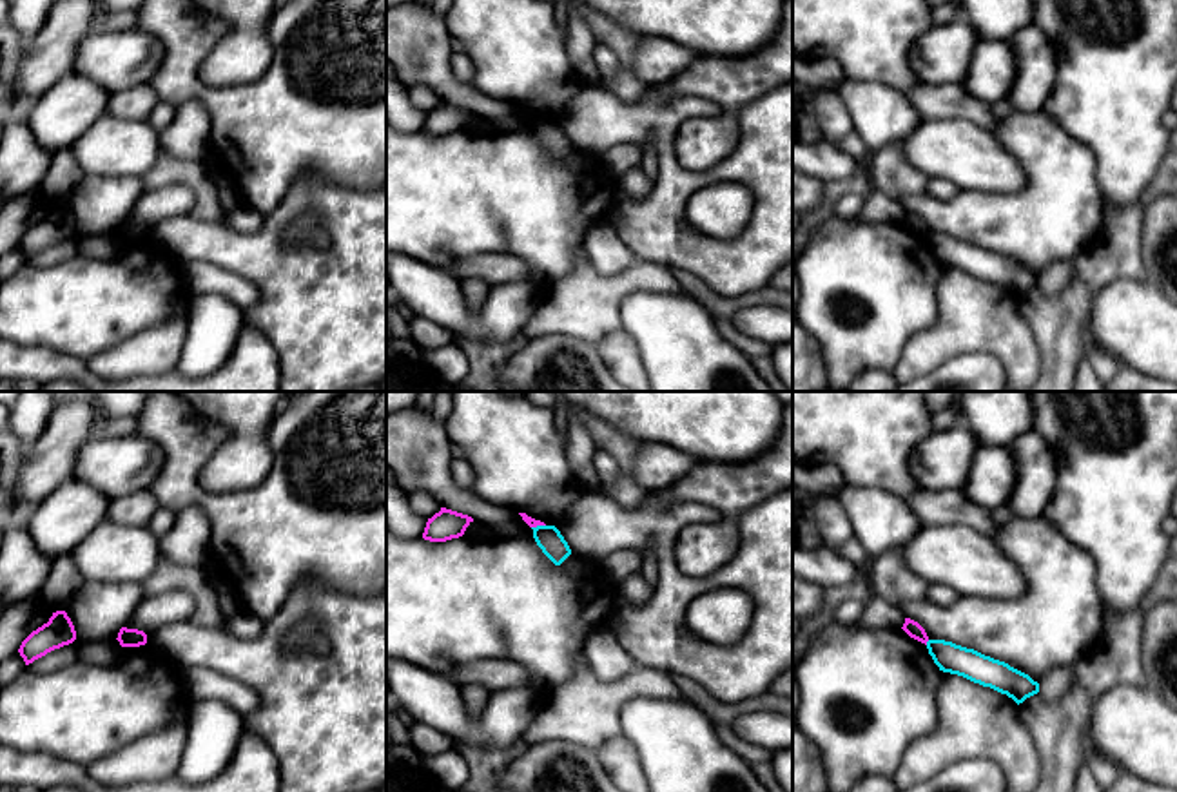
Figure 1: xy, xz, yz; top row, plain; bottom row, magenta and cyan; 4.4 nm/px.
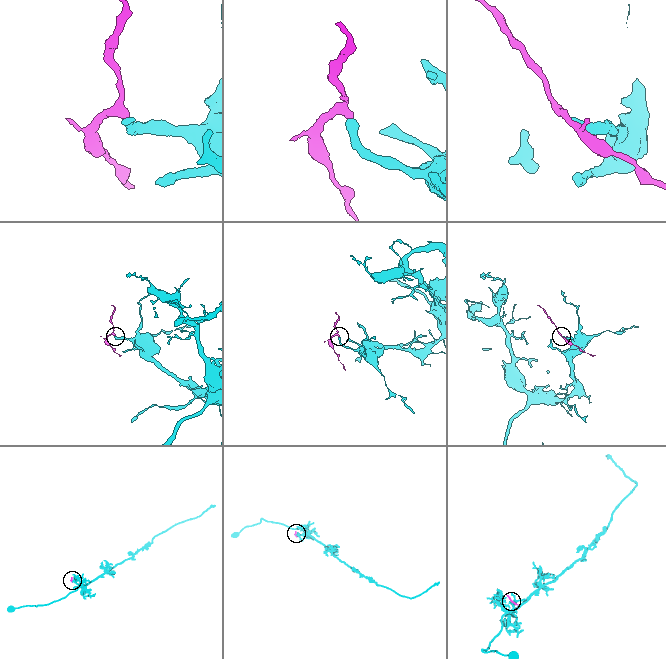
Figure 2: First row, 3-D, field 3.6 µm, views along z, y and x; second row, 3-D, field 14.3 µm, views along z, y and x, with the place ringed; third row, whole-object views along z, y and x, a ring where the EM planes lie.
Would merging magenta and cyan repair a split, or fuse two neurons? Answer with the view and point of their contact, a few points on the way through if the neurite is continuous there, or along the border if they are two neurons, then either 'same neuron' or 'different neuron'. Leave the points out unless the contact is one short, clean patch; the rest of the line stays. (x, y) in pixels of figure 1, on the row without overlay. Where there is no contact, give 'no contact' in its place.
contact yz (927, 234); border yz (929, 234), (925, 238); different neuron

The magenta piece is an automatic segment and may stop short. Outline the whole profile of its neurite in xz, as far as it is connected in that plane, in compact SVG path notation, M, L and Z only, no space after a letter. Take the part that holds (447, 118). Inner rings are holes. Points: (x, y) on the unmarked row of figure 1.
M441 101L428 112L423 132L430 136L446 136L464 129L466 121L473 116L472 111Z

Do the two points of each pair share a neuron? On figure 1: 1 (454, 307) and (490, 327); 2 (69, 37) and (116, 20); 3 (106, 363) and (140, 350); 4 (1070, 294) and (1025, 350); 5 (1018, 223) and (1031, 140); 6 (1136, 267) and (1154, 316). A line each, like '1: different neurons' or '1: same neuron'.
1: same neuron
2: different neurons
3: same neuron
4: different neurons
5: same neuron
6: different neurons

